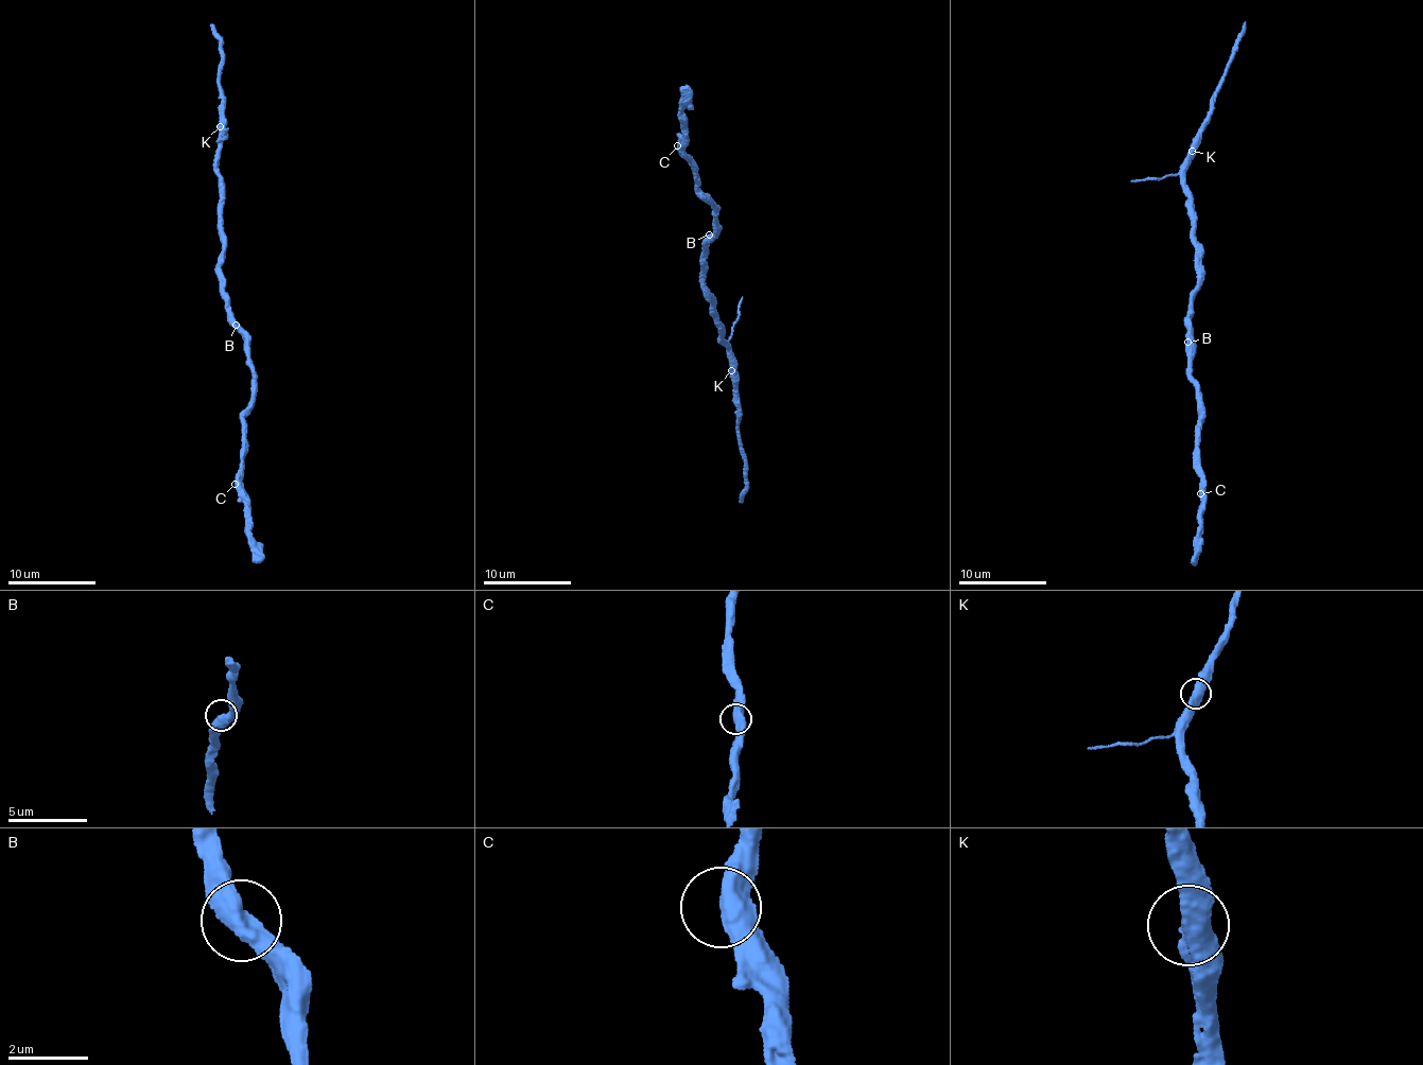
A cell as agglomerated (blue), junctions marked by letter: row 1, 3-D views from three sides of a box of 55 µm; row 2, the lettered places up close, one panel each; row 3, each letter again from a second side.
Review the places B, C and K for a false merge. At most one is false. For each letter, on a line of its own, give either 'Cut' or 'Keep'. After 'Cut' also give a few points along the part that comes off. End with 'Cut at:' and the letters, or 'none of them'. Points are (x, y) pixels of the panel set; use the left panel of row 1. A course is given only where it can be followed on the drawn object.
B: Keep
C: Keep
K: Keep
Cut at: none of them

